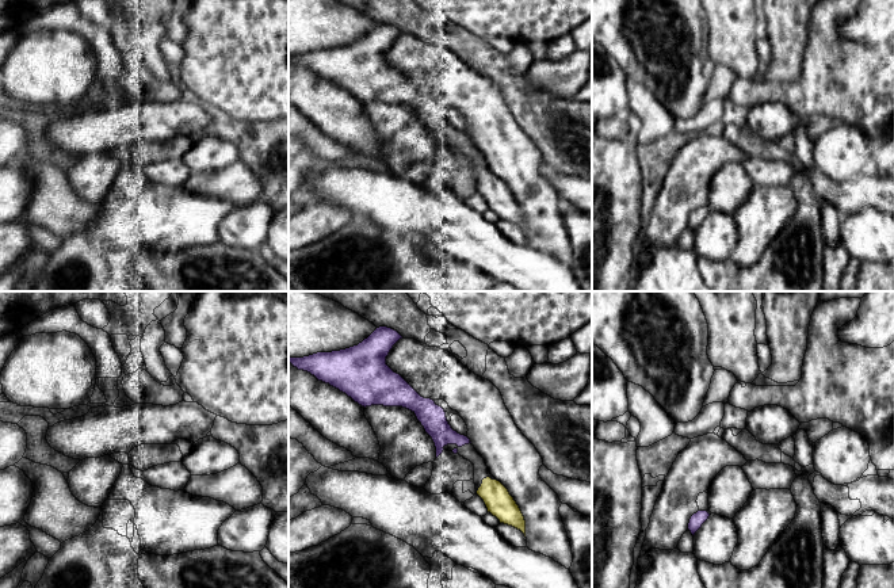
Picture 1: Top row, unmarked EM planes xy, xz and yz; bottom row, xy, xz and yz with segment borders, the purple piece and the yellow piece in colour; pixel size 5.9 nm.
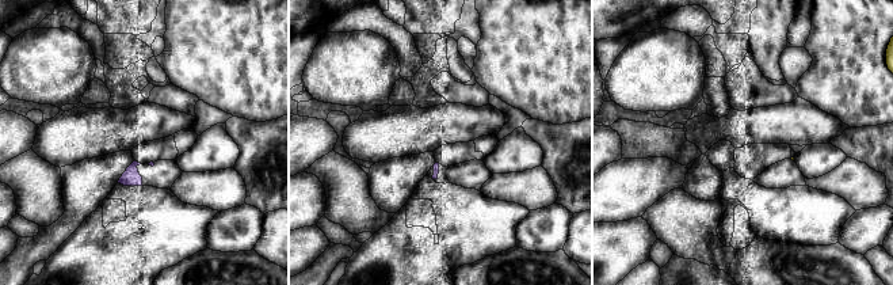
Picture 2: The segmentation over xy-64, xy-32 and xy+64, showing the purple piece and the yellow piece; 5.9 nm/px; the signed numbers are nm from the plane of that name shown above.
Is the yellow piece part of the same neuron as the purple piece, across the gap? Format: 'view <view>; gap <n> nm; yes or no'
view xz; gap 220 nm; yes

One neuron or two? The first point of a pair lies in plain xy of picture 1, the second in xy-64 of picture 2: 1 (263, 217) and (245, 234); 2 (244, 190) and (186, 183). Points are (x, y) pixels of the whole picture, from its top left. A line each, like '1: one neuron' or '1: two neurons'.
1: one neuron
2: one neuron

